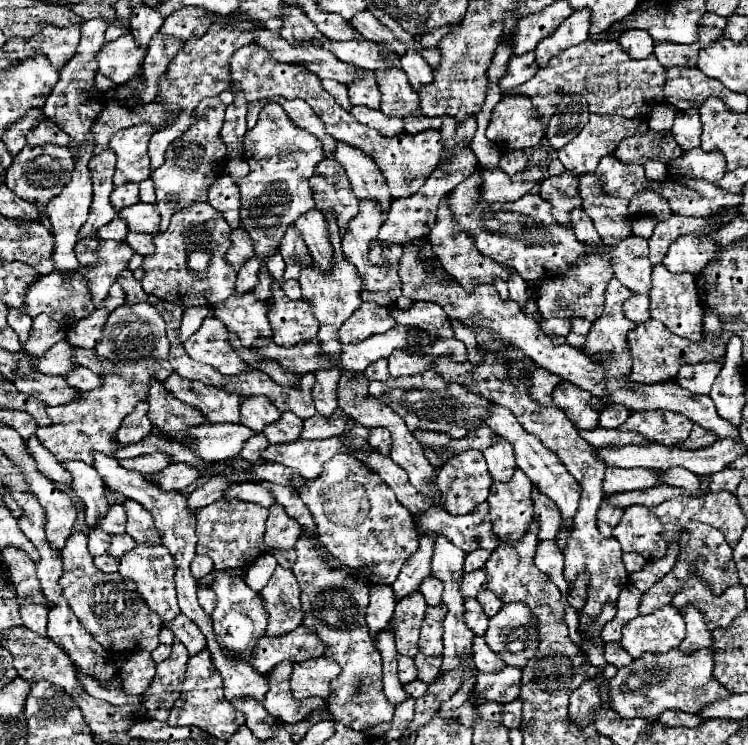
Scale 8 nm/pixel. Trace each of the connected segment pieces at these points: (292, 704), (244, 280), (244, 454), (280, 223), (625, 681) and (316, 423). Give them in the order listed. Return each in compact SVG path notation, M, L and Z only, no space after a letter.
M282 661L266 673L266 681L270 689L264 697L264 709L272 717L278 717L284 723L294 725L298 721L308 719L314 711L324 711L326 699L324 697L306 697L302 701L294 699L290 691L290 675L292 675L290 661Z
M254 255L242 263L238 277L236 277L236 293L246 293L256 287L258 277L260 277L260 263L262 263L262 259L258 255Z
M258 433L258 435L254 435L254 437L250 437L246 443L244 443L244 447L242 447L242 451L240 451L240 457L244 459L244 461L248 461L248 463L256 463L258 459L260 459L260 449L266 445L266 441L264 441L264 437Z
M268 101L260 111L256 127L246 131L244 159L250 165L250 173L236 181L242 195L240 219L254 241L256 253L266 259L266 255L274 253L280 245L286 227L302 213L316 207L310 177L314 175L318 161L324 159L324 151L322 143L306 129L298 127L284 113L282 105Z
M672 649L668 653L644 653L630 665L618 669L616 677L608 681L612 707L620 717L646 717L648 721L656 721L666 709L700 713L710 703L732 695L724 685L714 681L712 671L712 649L698 649L690 655L680 649Z
M342 409L338 413L334 413L334 417L322 417L320 413L306 419L300 439L328 439L328 437L336 437L338 433L342 433L342 429L346 429L348 425L348 417L342 413Z

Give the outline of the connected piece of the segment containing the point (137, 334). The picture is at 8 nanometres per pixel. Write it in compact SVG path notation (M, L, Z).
M136 303L130 309L124 305L114 309L108 315L104 337L96 345L96 353L110 357L110 361L118 361L118 377L102 377L102 389L94 389L94 393L82 393L82 397L78 397L78 401L72 401L70 405L46 407L46 413L54 423L38 429L36 437L40 439L40 443L58 461L78 459L92 463L92 451L104 451L106 455L112 455L116 441L114 433L122 419L134 411L134 405L140 399L146 399L148 379L156 377L158 381L166 381L166 377L172 373L166 361L168 347L170 343L166 339L164 321L152 305Z

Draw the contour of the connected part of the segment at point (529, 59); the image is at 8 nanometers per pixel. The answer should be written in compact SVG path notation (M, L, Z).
M526 53L526 55L514 55L514 61L510 61L510 69L506 73L506 77L498 83L500 91L504 95L508 95L508 91L516 89L518 85L526 83L530 77L534 77L534 73L538 71L538 65L534 61L534 53Z

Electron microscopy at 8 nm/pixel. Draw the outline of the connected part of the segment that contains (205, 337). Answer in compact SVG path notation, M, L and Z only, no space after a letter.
M214 317L204 319L202 327L190 337L190 341L184 343L184 349L196 361L212 365L224 375L236 375L252 369L240 359L238 351L232 349L228 341L228 329Z

